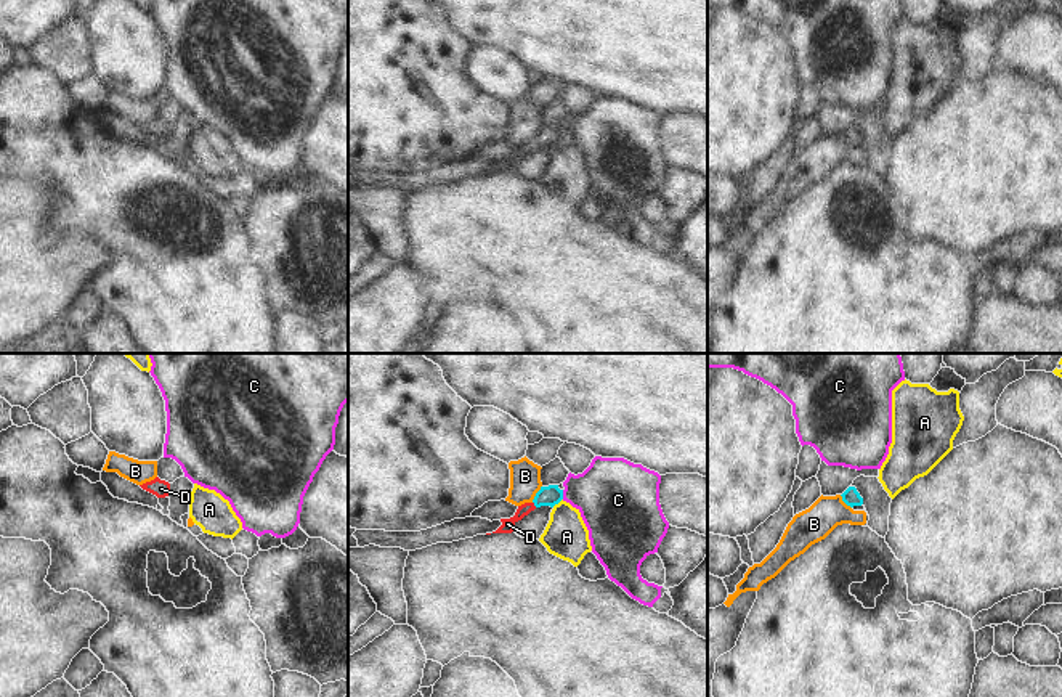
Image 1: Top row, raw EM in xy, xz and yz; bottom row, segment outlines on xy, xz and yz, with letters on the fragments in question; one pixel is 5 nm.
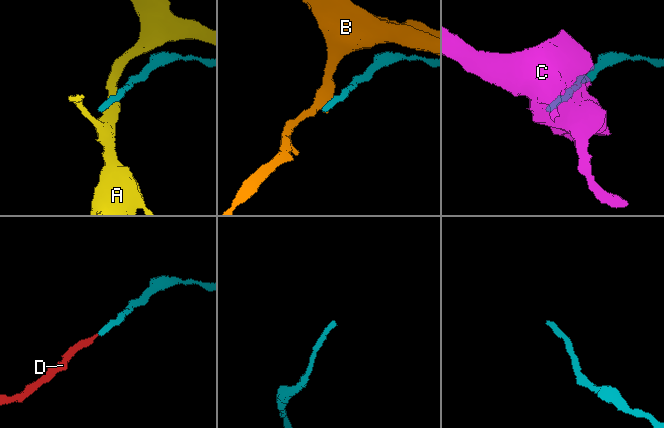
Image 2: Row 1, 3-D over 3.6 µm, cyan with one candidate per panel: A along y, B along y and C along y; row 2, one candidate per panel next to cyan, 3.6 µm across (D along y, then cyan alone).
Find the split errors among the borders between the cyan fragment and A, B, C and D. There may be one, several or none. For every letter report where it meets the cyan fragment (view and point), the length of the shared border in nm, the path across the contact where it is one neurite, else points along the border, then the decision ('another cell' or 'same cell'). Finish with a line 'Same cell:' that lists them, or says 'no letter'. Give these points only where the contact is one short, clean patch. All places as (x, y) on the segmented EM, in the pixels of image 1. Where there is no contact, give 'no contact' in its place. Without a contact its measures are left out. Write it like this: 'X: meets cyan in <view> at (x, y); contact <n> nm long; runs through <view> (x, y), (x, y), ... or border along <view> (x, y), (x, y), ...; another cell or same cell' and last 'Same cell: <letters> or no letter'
A: meets cyan in xz at (557, 503); contact 70 nm long; another cell
B: meets cyan in xz at (536, 493); contact 100 nm long; border along xz (541, 485), (531, 501); another cell
C: meets cyan in xz at (562, 495); contact 50 nm long; border along xz (562, 490), (563, 498); another cell
D: meets cyan in xz at (535, 505); contact 40 nm long; runs through xz (551, 495), (535, 505), (523, 509), (507, 524); same cell
Same cell: D

